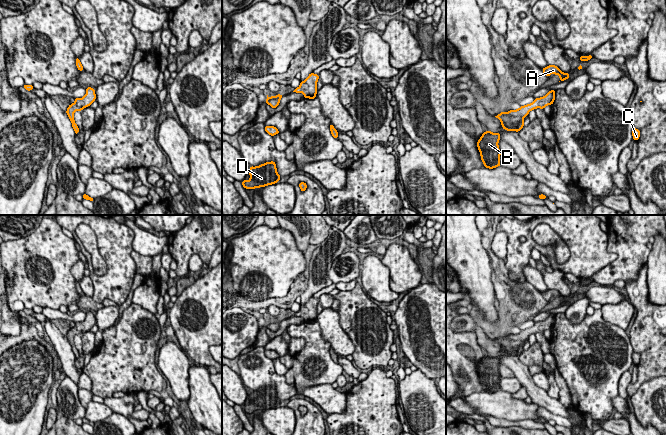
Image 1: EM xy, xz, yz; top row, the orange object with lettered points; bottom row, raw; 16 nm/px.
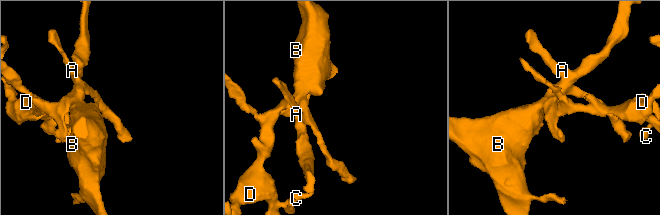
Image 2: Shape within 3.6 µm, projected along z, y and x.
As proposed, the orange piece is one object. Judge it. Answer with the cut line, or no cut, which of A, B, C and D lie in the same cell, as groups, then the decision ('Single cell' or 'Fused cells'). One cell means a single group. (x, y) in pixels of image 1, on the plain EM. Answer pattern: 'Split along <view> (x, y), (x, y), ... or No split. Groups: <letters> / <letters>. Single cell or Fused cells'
No split. Groups: A B C D. Single cell

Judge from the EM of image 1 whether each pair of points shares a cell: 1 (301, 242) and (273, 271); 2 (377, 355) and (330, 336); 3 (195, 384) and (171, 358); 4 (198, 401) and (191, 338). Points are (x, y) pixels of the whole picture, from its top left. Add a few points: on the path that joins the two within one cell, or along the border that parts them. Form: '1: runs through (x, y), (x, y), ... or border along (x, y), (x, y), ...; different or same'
1: border along (282, 228), (291, 233), (296, 246), (303, 253); different
2: border along (341, 326), (354, 345), (354, 352), (352, 354); different
3: border along (191, 363), (189, 368), (189, 398), (187, 400); different
4: border along (199, 364), (206, 367); different

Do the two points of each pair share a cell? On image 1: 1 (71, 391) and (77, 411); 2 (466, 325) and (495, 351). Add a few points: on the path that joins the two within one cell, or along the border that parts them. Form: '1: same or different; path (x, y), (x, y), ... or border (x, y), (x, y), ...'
1: same; path (71, 396), (72, 406)
2: same; path (474, 327), (487, 343)

